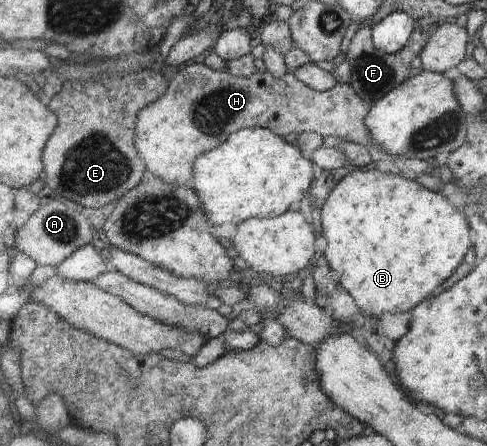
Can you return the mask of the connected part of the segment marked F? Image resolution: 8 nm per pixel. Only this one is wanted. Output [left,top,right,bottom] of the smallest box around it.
[344,20,425,104]

